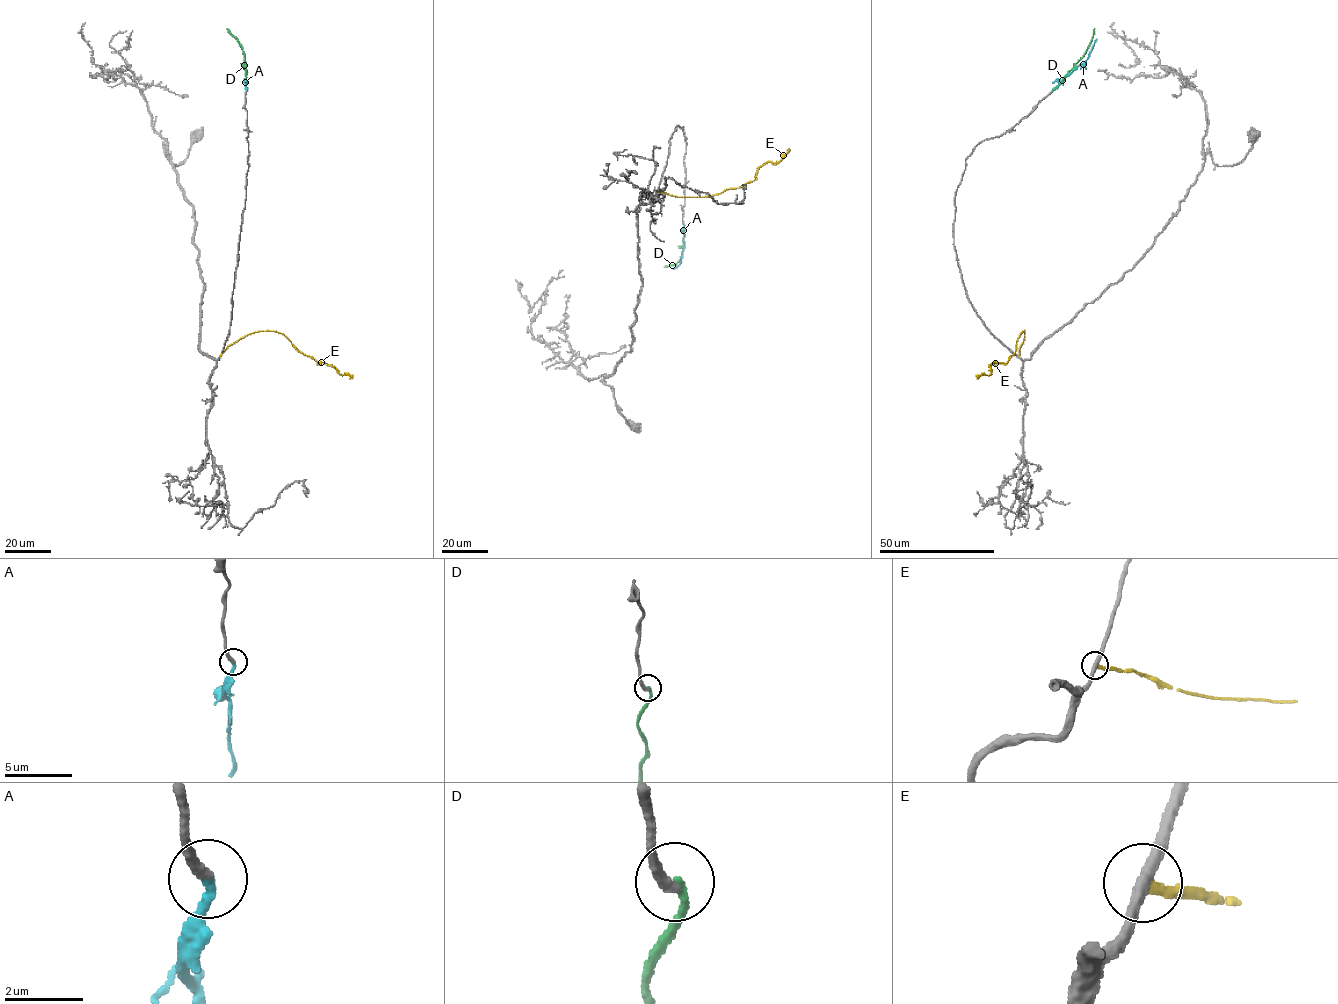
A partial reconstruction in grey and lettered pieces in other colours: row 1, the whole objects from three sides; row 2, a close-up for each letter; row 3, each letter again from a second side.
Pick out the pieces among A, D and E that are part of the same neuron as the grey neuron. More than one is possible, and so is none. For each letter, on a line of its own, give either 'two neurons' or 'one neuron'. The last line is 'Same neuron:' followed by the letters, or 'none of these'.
A: one neuron
D: two neurons
E: two neurons
Same neuron: A

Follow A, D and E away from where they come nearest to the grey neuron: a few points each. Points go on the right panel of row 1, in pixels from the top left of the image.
A: (1053, 90), (1086, 60), (1097, 38)
D: (1052, 90), (1083, 55), (1094, 28)
E: (1018, 356), (1024, 331), (1006, 364), (993, 362), (990, 365), (990, 373), (977, 377)

